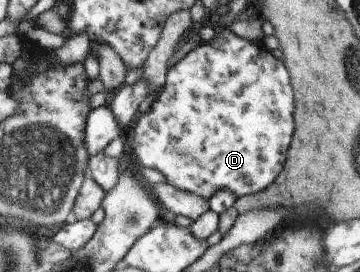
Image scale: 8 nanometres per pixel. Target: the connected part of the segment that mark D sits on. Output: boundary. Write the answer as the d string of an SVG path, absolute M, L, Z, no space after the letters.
M230 26L224 27L222 31L216 34L214 39L202 42L179 62L168 68L167 80L163 87L158 99L152 103L148 113L144 114L128 133L126 151L131 154L131 158L138 166L158 171L172 187L178 187L178 189L188 191L188 193L196 193L204 199L210 199L216 191L221 190L231 192L236 198L252 195L253 193L260 193L262 189L270 187L276 181L276 177L282 173L282 163L286 165L288 149L290 149L290 143L292 143L296 101L294 101L294 87L292 87L290 73L288 73L286 65L280 59L276 59L270 51L266 51L261 43L250 39L242 39L230 29Z

